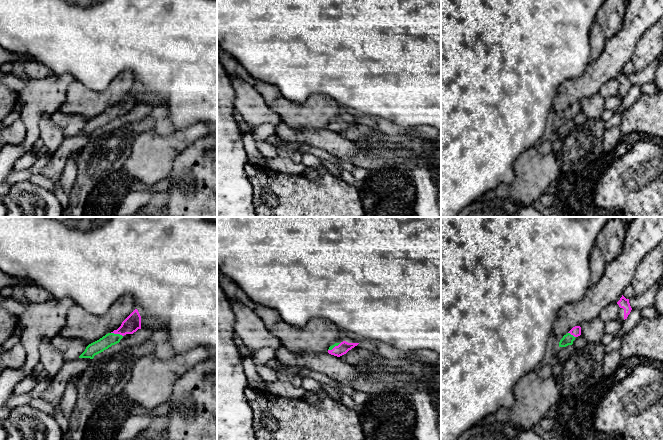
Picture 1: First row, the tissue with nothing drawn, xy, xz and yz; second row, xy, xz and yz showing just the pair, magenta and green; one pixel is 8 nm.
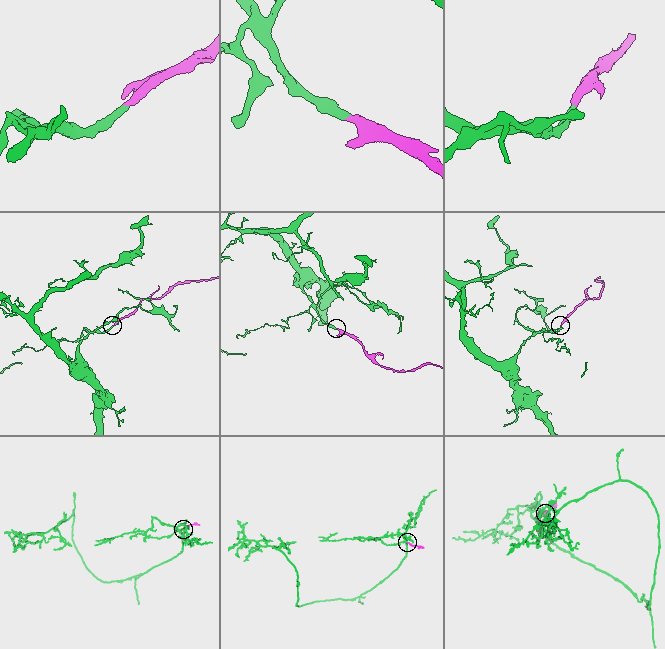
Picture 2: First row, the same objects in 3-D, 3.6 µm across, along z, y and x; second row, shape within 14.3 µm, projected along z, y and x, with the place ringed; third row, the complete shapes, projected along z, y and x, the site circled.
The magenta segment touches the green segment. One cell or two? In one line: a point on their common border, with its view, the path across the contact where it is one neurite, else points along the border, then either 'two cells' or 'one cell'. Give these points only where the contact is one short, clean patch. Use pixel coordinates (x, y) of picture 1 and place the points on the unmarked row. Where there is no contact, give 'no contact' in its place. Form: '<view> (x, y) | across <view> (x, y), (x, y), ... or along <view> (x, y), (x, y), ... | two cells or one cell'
xy (117, 109) | across xy (132, 99), (117, 109), (108, 116) | one cell

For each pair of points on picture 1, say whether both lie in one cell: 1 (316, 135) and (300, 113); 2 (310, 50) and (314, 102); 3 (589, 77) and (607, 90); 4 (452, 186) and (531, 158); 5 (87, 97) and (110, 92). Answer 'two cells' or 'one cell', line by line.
1: two cells
2: two cells
3: two cells
4: two cells
5: one cell

